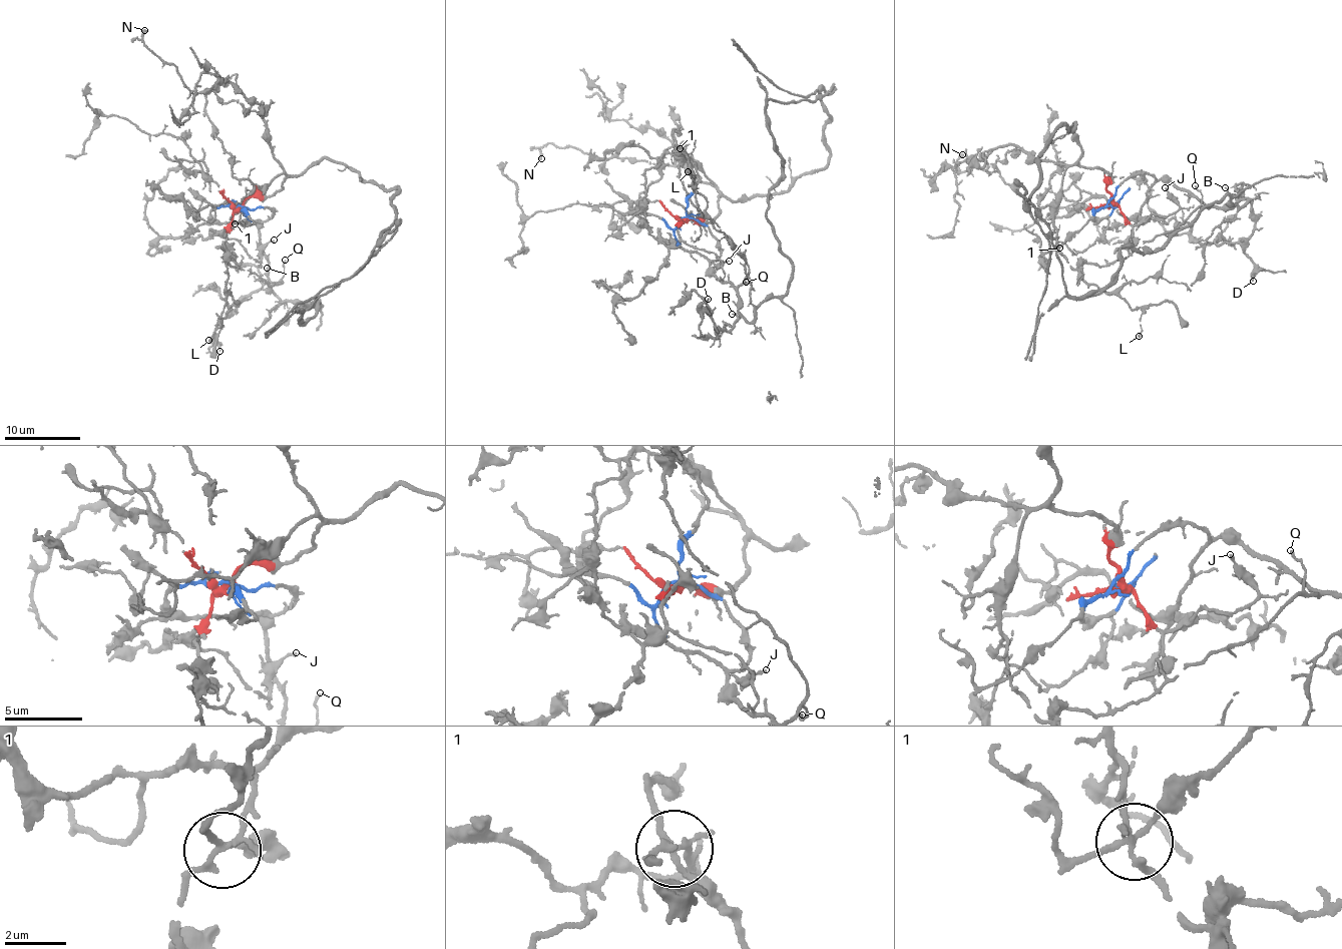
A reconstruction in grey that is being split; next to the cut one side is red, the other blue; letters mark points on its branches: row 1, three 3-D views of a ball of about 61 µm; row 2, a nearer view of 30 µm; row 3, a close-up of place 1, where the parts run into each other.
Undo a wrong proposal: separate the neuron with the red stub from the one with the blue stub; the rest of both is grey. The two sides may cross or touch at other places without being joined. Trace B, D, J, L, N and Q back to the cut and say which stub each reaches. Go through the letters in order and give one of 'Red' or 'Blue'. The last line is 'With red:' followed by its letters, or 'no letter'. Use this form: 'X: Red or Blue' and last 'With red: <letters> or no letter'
B: Blue
D: Blue
J: Red
L: Red
N: Red
Q: Blue
With red: J, L, N

